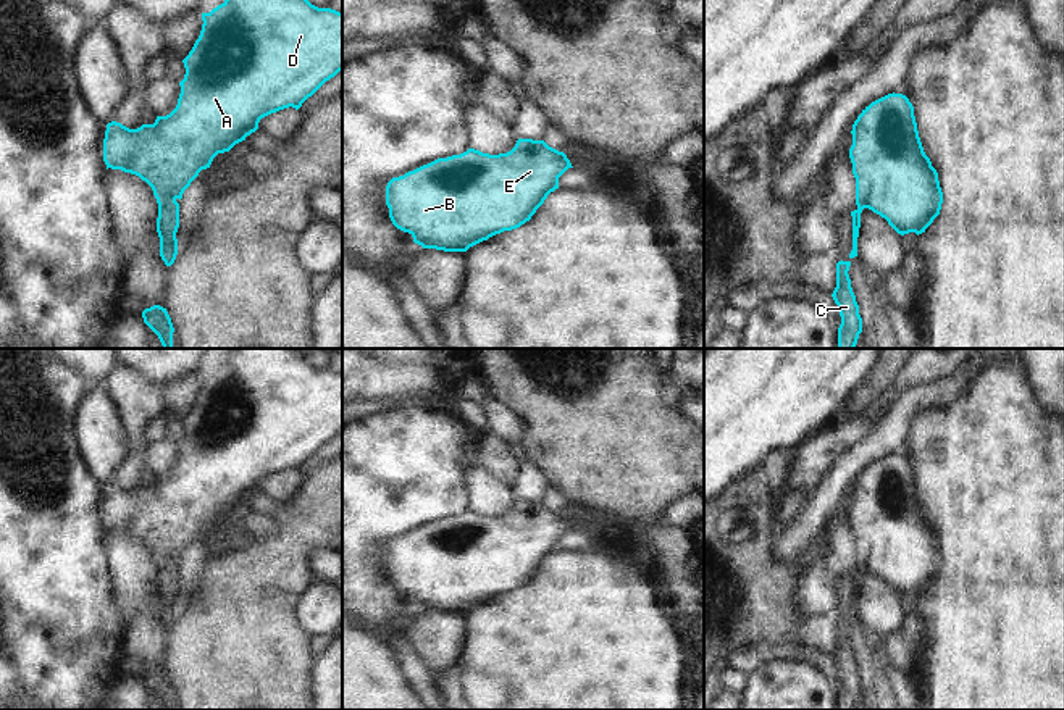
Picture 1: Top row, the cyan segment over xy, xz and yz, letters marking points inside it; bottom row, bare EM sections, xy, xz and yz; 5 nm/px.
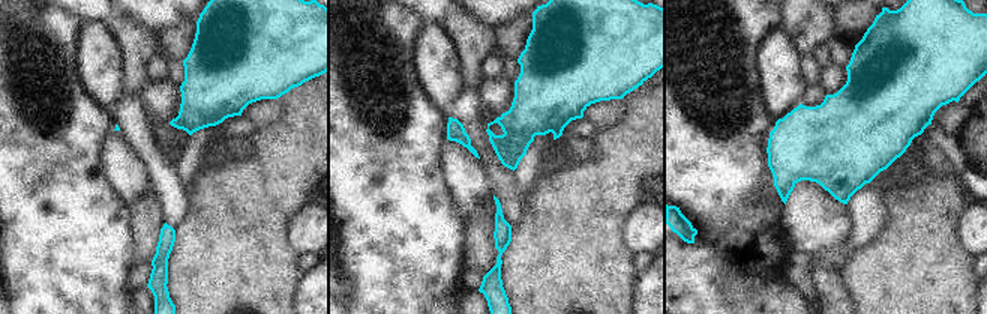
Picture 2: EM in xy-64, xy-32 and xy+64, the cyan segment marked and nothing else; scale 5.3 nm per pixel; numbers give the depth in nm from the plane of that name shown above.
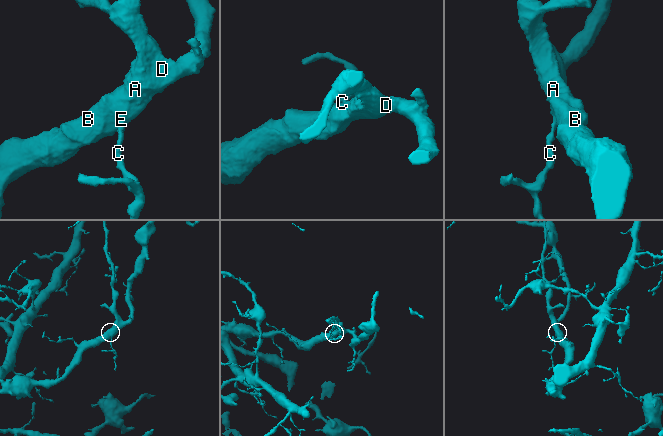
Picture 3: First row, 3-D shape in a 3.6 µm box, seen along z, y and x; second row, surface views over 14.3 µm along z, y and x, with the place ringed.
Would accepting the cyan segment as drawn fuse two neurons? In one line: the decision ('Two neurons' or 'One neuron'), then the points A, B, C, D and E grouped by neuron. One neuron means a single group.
One neuron. Groups: A B C D E.

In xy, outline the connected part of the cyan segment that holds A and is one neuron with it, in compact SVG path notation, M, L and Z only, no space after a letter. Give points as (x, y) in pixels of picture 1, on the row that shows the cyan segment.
M224 0L210 13L202 13L202 21L200 36L182 60L186 74L179 82L176 108L166 116L157 116L153 124L142 124L137 129L111 121L107 124L103 139L107 169L136 174L153 190L158 203L160 257L166 266L171 266L178 255L179 203L176 200L182 198L199 173L210 168L218 153L229 152L255 132L262 118L289 106L299 110L326 81L342 71L342 13L336 10L318 8L308 0Z

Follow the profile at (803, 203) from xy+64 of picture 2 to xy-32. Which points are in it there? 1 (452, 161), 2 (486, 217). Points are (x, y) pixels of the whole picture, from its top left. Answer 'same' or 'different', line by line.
1: same
2: different

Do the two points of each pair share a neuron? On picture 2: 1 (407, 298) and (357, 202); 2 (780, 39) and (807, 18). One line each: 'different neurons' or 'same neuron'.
1: same neuron
2: different neurons

